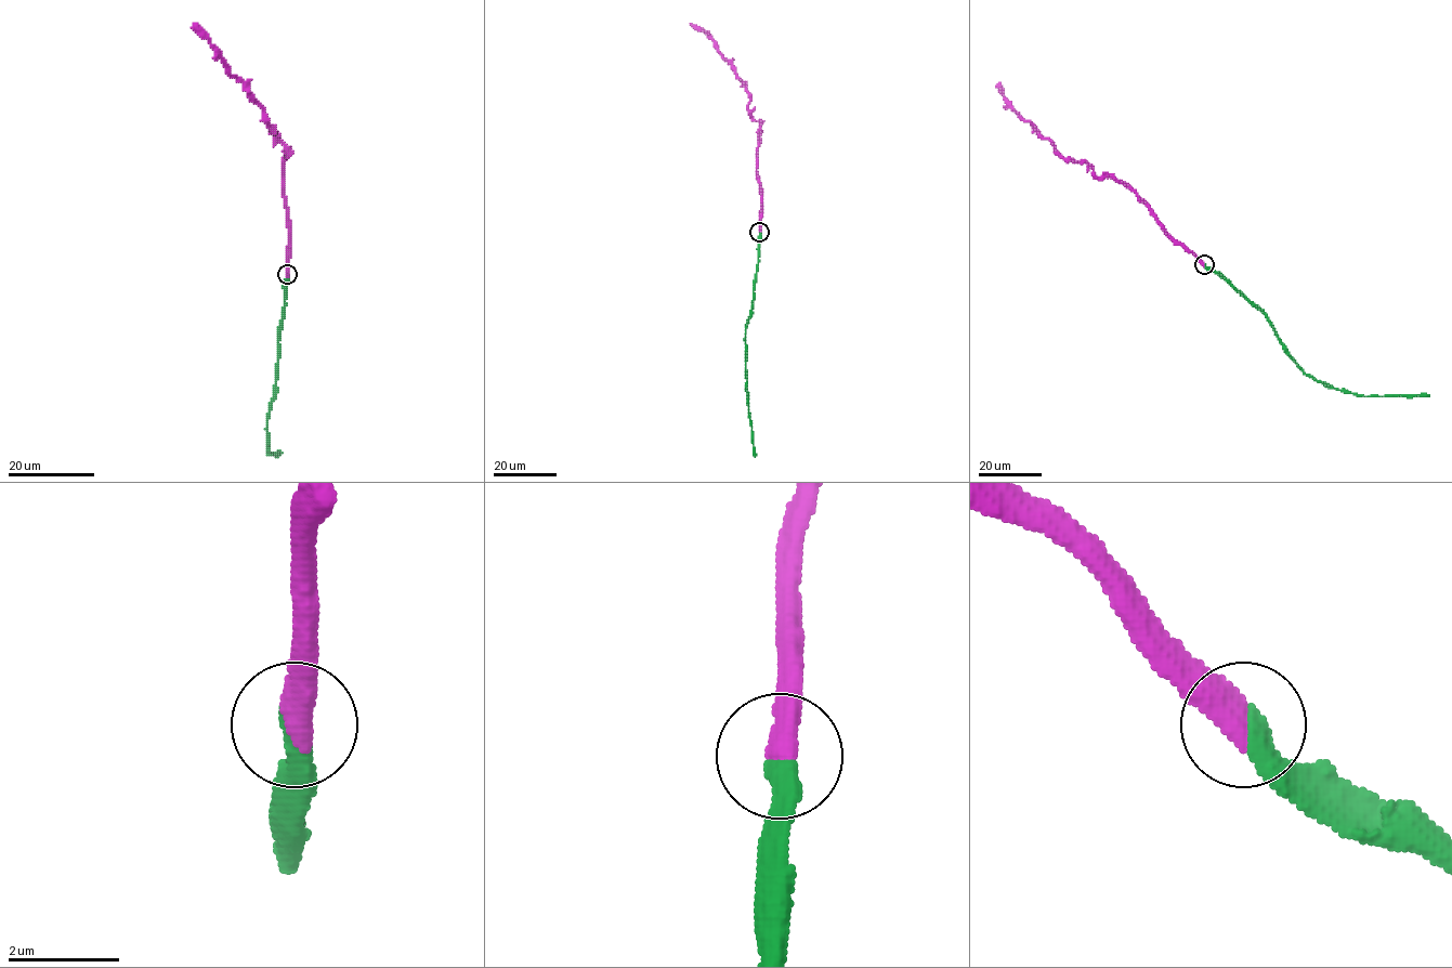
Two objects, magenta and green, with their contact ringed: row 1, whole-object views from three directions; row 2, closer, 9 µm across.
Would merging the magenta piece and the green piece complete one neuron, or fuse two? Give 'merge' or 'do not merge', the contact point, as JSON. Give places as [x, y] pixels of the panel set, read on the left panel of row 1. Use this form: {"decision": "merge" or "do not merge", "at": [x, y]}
{"decision": "merge", "at": [287, 274]}

